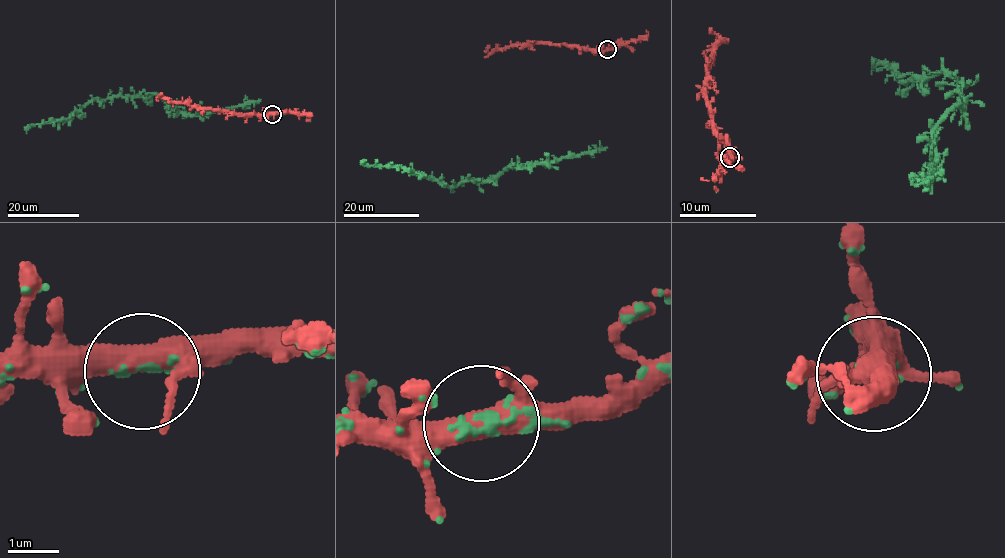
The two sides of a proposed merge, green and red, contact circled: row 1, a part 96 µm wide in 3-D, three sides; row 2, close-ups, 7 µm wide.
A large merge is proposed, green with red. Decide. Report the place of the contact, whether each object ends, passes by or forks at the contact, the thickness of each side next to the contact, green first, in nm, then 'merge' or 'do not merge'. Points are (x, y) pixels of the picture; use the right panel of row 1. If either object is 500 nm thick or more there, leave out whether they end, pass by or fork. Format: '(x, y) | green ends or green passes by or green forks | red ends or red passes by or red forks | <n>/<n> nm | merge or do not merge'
(730, 157) | green ends | red forks | 150/360 nm | merge

